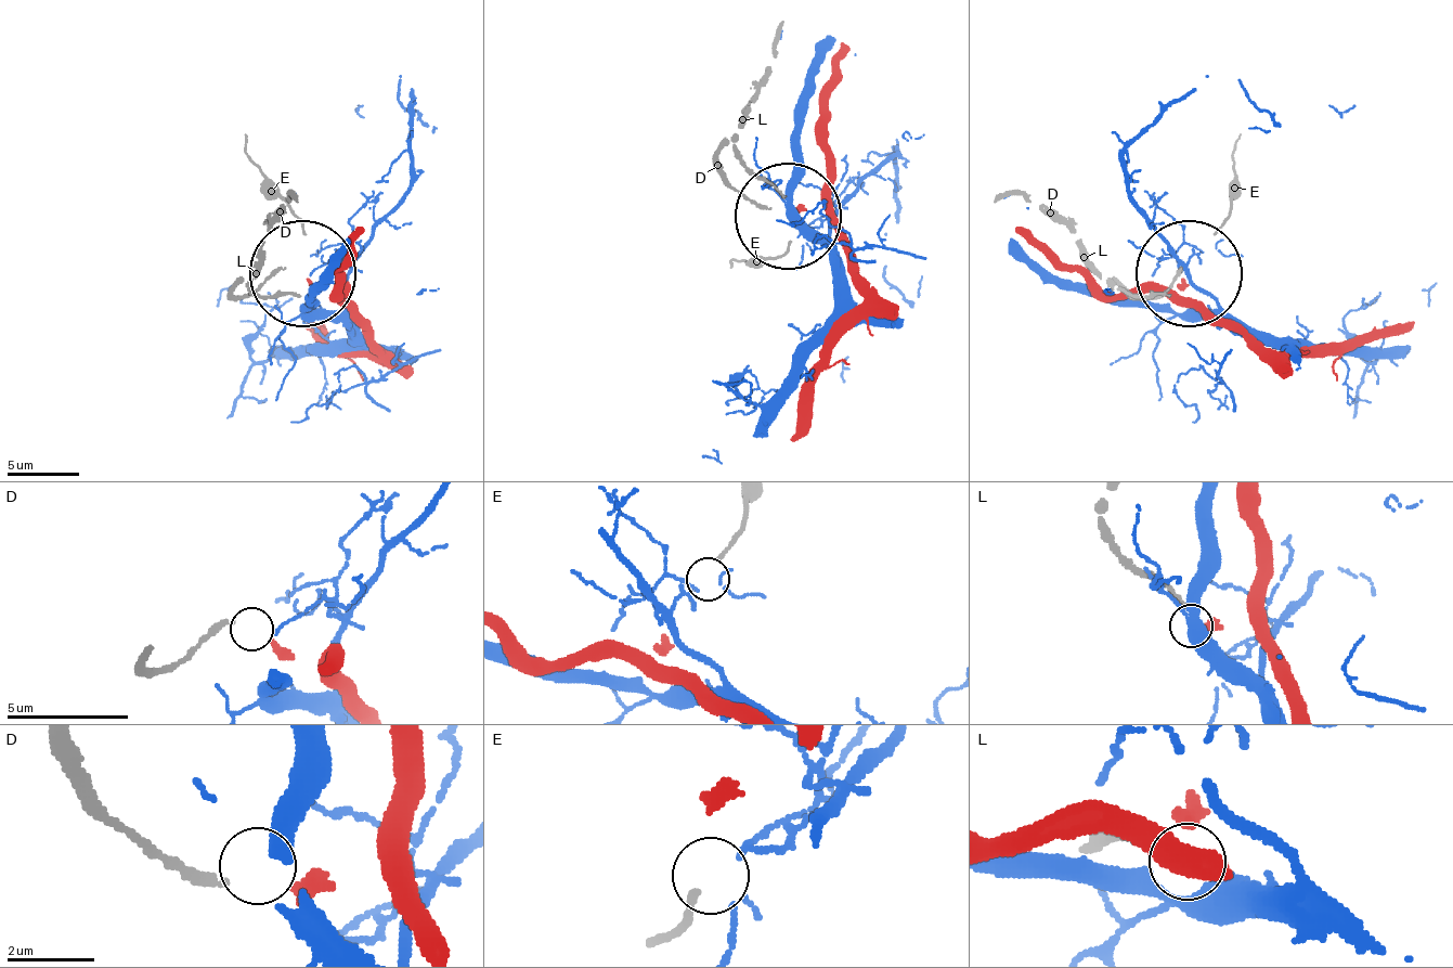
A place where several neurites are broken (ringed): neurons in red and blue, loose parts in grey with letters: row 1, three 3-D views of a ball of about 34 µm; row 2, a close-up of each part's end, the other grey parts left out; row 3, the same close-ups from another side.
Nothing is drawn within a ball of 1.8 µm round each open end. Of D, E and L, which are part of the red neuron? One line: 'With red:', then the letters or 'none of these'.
With red: D

